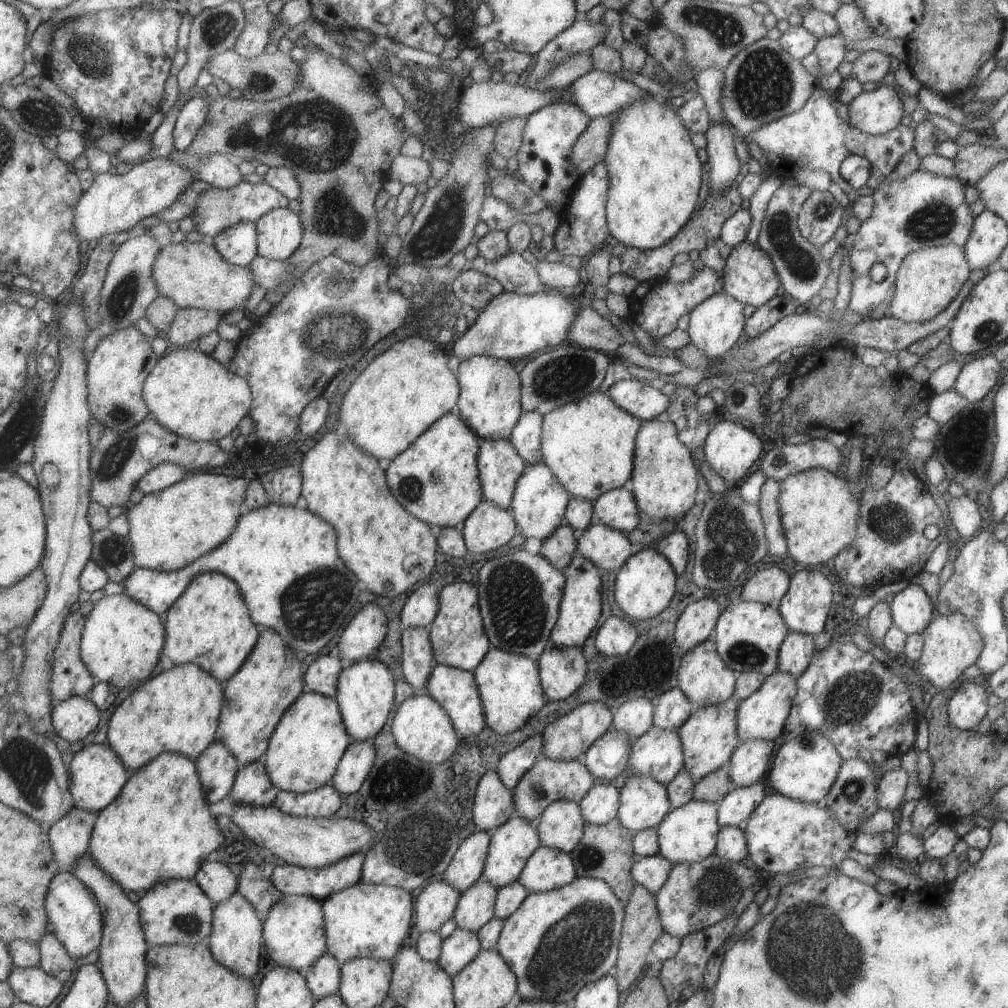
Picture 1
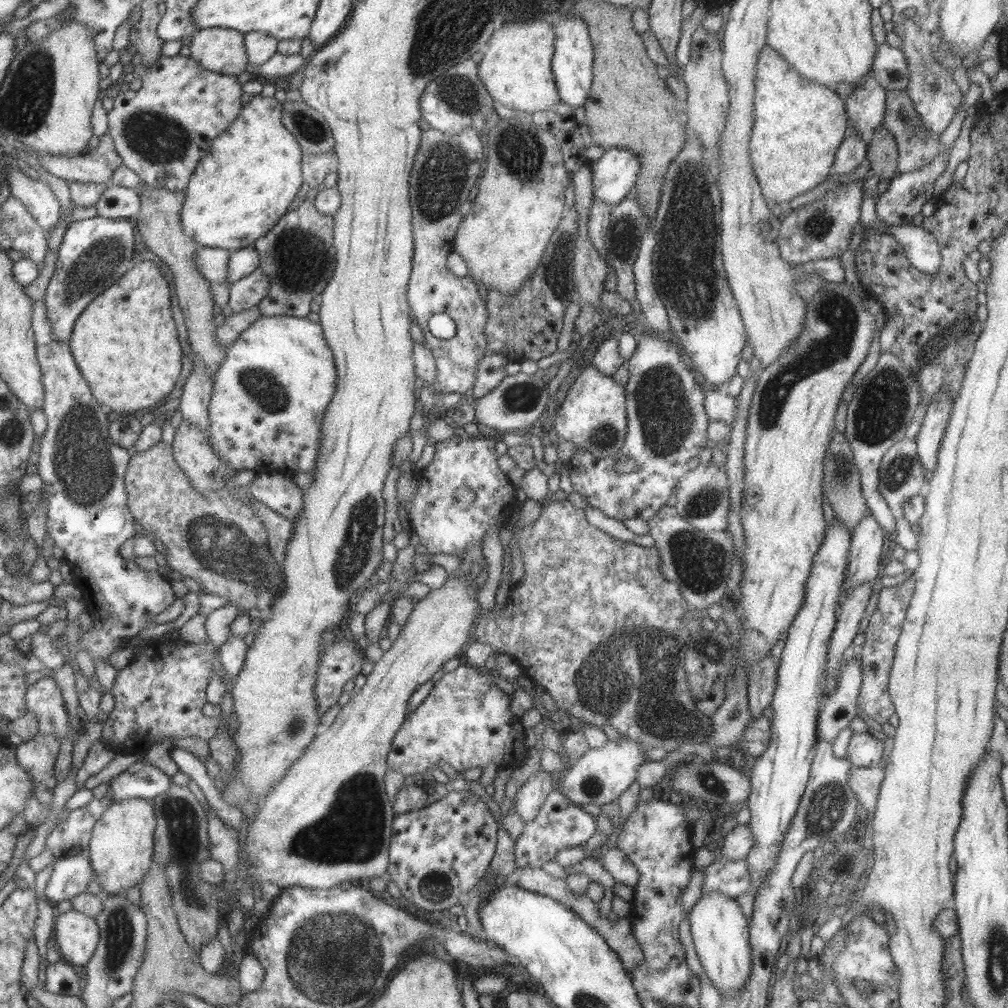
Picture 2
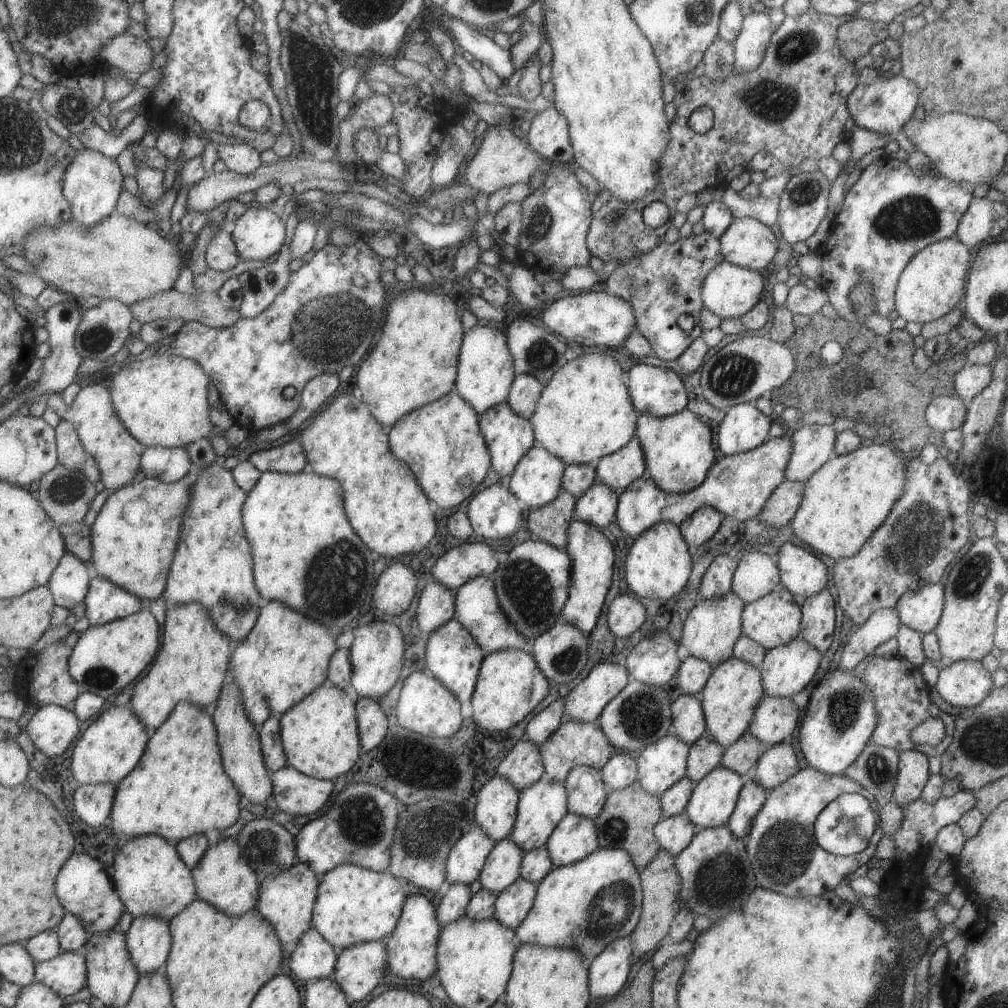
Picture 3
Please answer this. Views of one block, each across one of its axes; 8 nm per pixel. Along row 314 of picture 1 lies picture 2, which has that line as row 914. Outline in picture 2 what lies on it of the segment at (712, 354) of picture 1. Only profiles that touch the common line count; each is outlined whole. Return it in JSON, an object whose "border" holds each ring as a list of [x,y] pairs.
{"border":[[[721,893],[701,894],[688,912],[690,934],[701,967],[721,998],[735,998],[751,972],[748,922],[739,904]]]}

